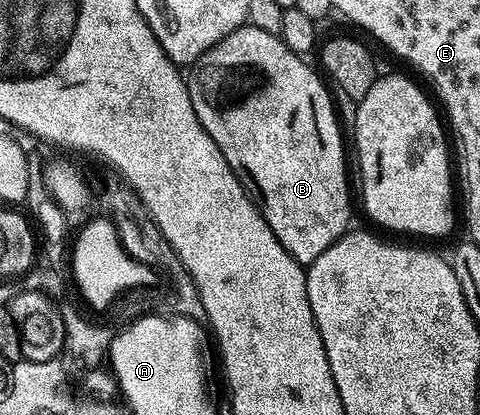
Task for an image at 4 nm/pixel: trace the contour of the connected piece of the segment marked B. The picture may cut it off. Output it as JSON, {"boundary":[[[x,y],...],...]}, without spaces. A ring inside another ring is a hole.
{"boundary":[[[245,24],[202,54],[191,65],[189,72],[192,73],[187,73],[186,79],[198,122],[202,122],[206,134],[218,142],[218,150],[222,150],[226,162],[230,162],[230,170],[260,207],[270,230],[274,230],[274,238],[282,242],[298,263],[307,266],[349,231],[352,196],[348,193],[344,140],[340,137],[332,100],[324,89],[321,73],[304,60],[307,59],[301,53],[289,50],[279,36]]]}

